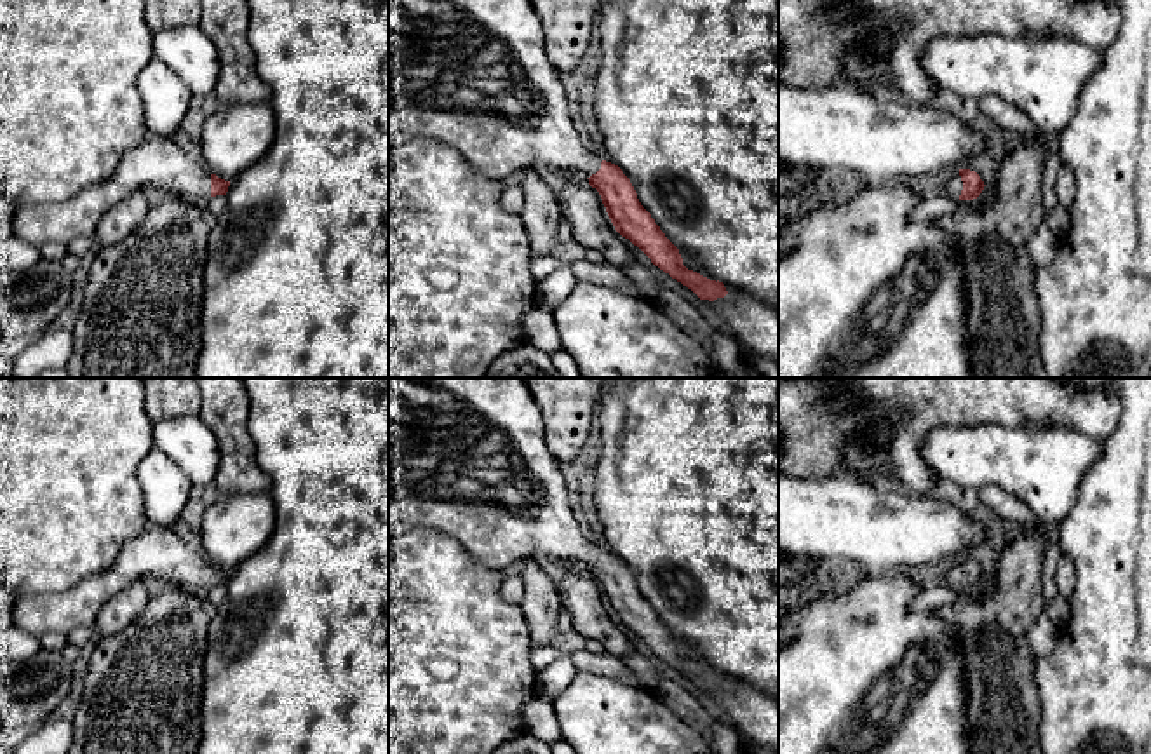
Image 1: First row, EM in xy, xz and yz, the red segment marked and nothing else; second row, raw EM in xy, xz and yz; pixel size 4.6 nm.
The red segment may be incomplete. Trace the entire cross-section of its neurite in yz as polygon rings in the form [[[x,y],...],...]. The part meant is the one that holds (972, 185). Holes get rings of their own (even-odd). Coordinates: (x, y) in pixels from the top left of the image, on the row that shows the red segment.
[[[959,169],[944,174],[944,190],[959,200],[973,200],[984,190],[984,181],[975,171]]]

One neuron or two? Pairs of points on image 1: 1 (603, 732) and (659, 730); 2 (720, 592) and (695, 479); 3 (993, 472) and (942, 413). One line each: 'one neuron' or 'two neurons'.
1: one neuron
2: one neuron
3: two neurons

